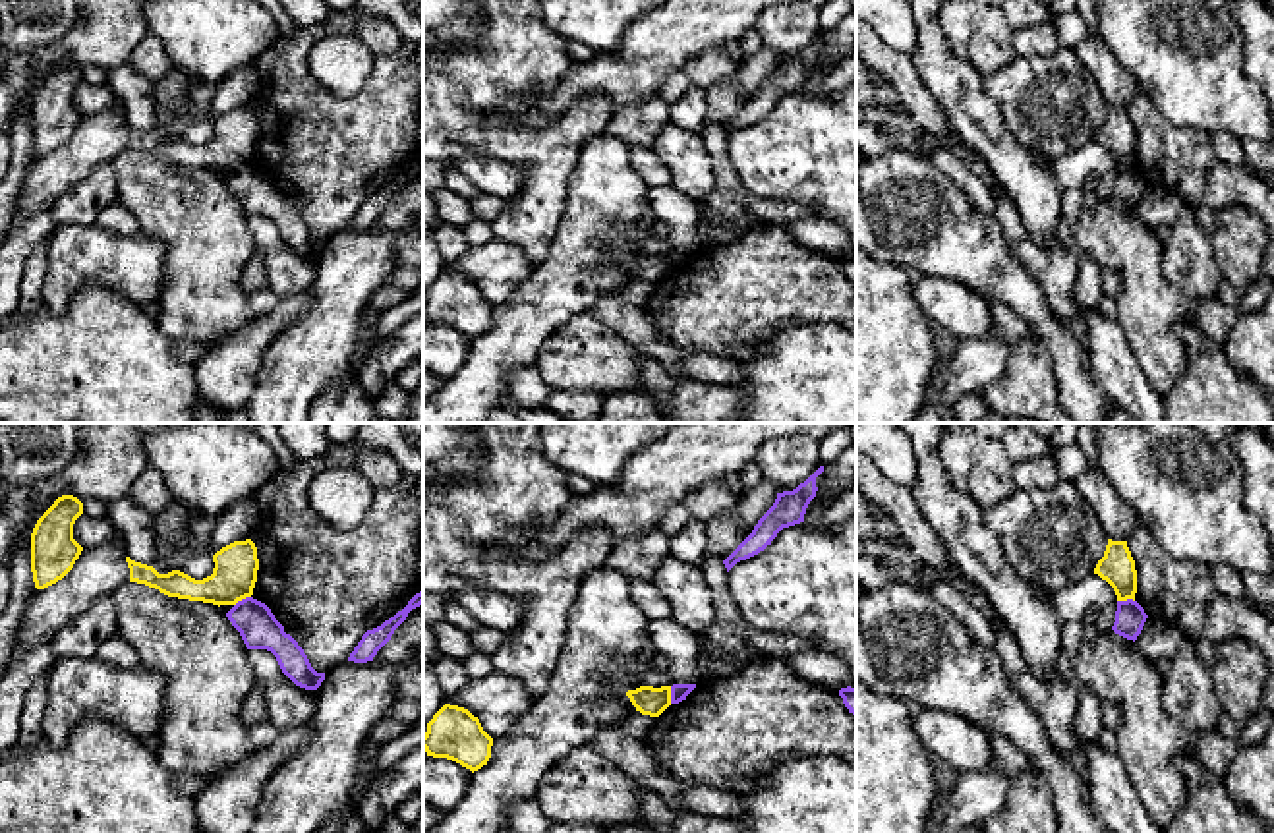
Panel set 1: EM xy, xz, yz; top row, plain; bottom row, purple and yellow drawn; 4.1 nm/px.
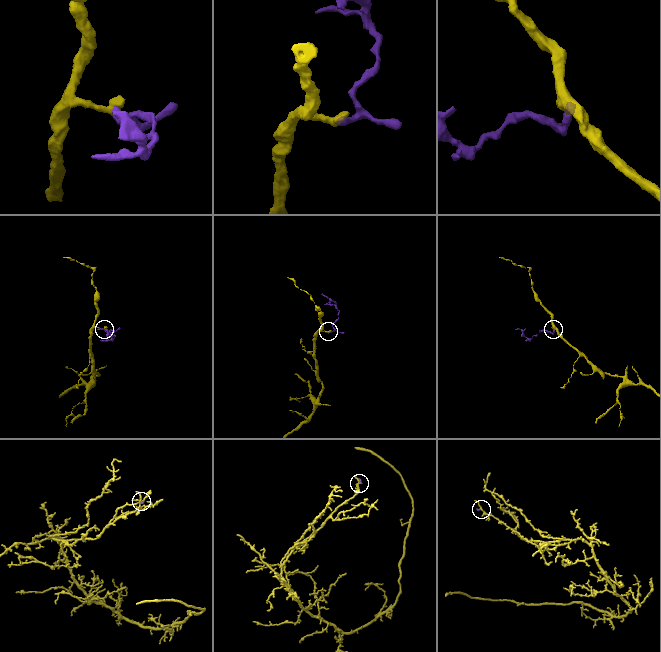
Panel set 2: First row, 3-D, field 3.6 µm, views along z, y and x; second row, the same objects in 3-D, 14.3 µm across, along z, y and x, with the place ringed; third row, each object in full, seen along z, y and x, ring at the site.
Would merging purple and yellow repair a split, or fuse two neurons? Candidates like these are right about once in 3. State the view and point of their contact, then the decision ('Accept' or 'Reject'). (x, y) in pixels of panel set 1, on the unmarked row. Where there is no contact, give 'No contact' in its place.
Touches purple at xy (242, 167). Reject

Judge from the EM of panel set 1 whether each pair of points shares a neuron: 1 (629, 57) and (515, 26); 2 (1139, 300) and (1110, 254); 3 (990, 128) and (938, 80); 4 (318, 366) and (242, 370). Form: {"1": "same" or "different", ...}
{"1": "different", "2": "same", "3": "same", "4": "different"}

